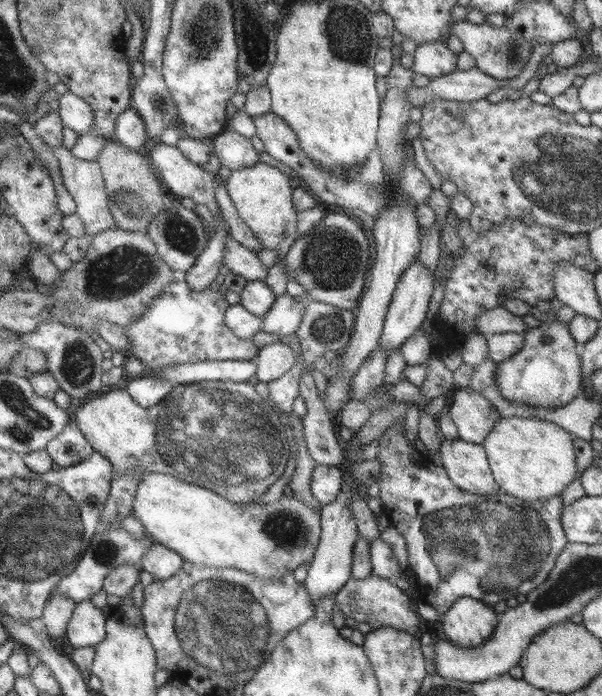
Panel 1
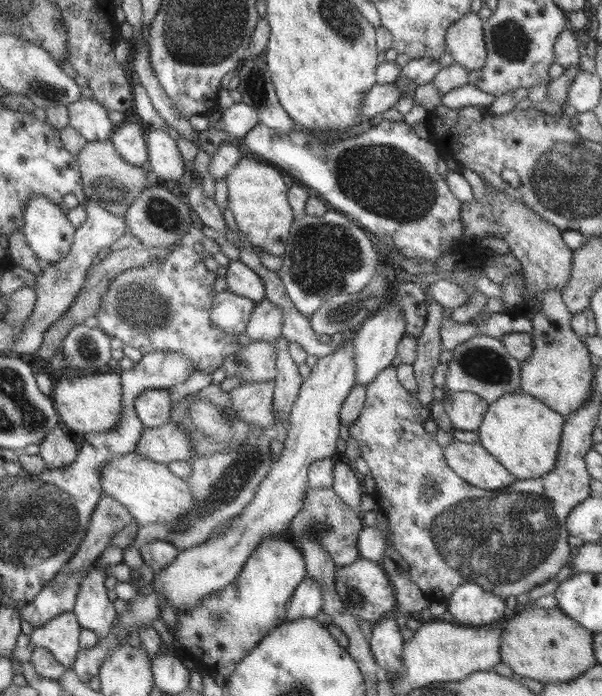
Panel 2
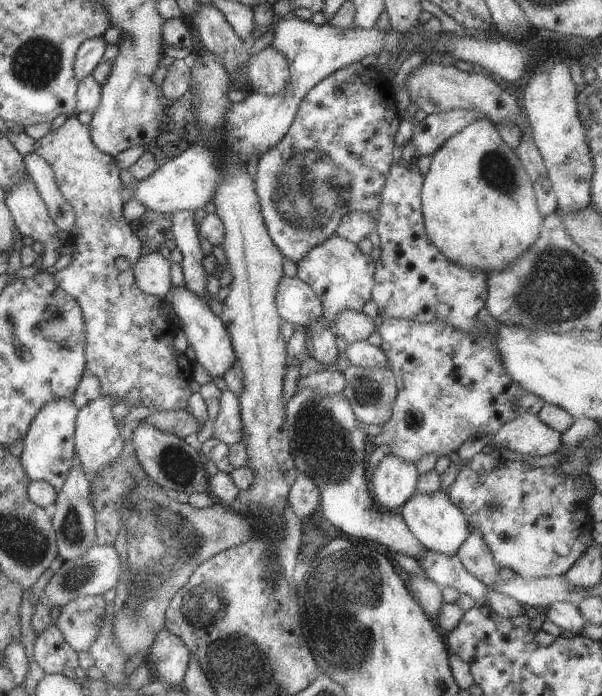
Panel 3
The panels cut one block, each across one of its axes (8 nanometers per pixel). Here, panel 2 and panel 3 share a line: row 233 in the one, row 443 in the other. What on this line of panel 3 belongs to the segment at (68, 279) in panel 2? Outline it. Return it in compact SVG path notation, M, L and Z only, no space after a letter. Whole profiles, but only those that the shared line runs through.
M100 395L96 400L79 409L75 424L75 453L78 454L78 460L90 479L98 476L98 472L104 466L114 464L126 446L124 438L118 431L119 424L112 416L112 406L115 404L114 396Z

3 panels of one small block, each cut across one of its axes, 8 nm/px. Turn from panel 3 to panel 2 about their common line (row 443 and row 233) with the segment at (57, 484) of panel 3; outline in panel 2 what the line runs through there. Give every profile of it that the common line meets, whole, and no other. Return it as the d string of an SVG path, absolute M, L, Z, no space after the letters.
M32 194L28 200L24 226L26 242L41 262L58 262L74 243L76 228L66 216L66 209L40 194Z

